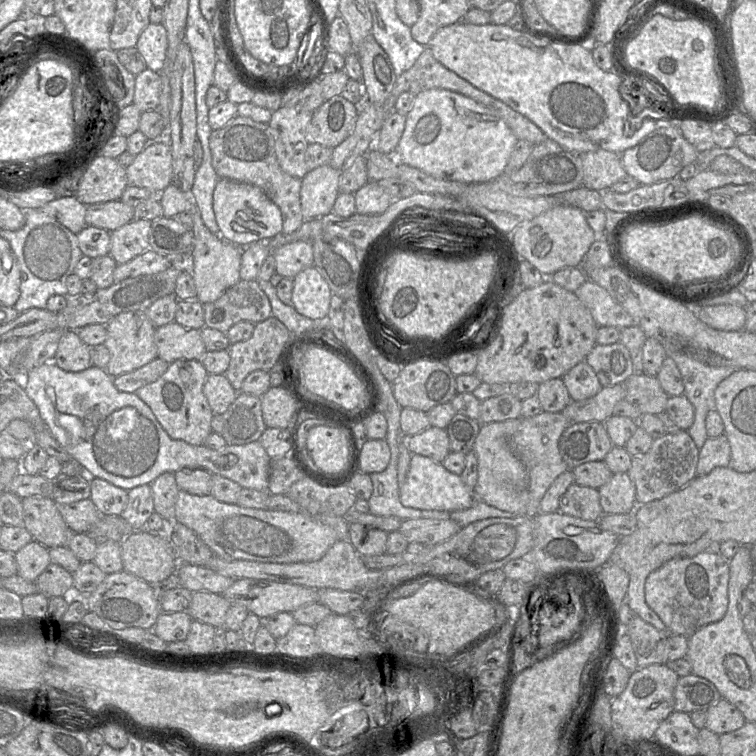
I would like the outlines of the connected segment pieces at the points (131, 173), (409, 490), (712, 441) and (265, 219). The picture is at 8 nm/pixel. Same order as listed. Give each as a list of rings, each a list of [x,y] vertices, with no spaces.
[[[166,140],[150,141],[126,167],[128,185],[162,192],[172,182],[170,146]]]
[[[412,454],[407,478],[399,494],[404,506],[421,510],[455,511],[469,508],[475,502],[474,490],[463,483],[460,475],[448,471],[442,462],[419,454]]]
[[[725,434],[708,438],[699,450],[696,476],[705,476],[714,468],[729,467],[731,448]]]
[[[220,178],[213,192],[213,211],[220,236],[240,247],[260,239],[273,239],[282,233],[282,215],[278,206],[257,186]]]

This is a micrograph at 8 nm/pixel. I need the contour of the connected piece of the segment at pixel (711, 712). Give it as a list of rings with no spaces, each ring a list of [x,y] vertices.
[[[723,698],[706,710],[705,728],[717,735],[736,731],[745,723],[746,720],[737,707]]]

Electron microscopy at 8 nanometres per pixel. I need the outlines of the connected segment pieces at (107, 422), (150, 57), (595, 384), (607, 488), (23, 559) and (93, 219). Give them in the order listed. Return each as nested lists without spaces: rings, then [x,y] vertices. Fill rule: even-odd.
[[[44,363],[26,372],[21,383],[29,398],[37,406],[46,427],[90,478],[101,478],[126,491],[150,485],[165,472],[182,469],[205,469],[238,483],[242,488],[268,491],[271,458],[259,441],[243,445],[226,445],[213,450],[204,445],[188,444],[172,439],[163,429],[149,406],[135,393],[119,391],[105,369],[91,366],[80,372],[68,372],[55,363]]]
[[[150,23],[140,34],[135,47],[142,55],[148,69],[155,72],[164,70],[168,39],[167,31],[161,23]]]
[[[581,361],[562,377],[572,401],[581,401],[595,396],[602,388],[595,371]]]
[[[627,473],[612,474],[598,493],[603,514],[626,514],[637,507],[635,485]]]
[[[35,540],[16,552],[15,560],[18,567],[17,575],[30,582],[35,582],[51,563],[49,549]]]
[[[120,200],[85,205],[87,226],[105,229],[109,232],[129,223],[134,219],[134,207]]]

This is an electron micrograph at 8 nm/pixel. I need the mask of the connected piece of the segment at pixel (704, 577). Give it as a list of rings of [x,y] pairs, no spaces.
[[[716,550],[690,558],[673,558],[649,574],[644,586],[647,605],[673,635],[689,637],[699,628],[721,620],[728,607],[729,560]]]

